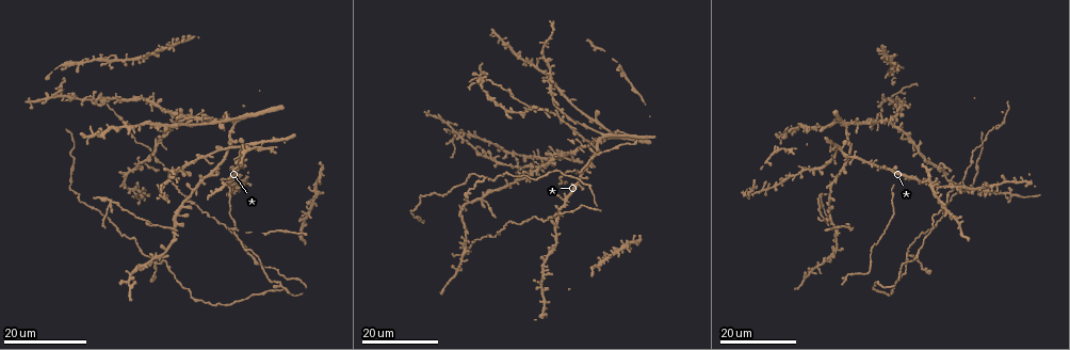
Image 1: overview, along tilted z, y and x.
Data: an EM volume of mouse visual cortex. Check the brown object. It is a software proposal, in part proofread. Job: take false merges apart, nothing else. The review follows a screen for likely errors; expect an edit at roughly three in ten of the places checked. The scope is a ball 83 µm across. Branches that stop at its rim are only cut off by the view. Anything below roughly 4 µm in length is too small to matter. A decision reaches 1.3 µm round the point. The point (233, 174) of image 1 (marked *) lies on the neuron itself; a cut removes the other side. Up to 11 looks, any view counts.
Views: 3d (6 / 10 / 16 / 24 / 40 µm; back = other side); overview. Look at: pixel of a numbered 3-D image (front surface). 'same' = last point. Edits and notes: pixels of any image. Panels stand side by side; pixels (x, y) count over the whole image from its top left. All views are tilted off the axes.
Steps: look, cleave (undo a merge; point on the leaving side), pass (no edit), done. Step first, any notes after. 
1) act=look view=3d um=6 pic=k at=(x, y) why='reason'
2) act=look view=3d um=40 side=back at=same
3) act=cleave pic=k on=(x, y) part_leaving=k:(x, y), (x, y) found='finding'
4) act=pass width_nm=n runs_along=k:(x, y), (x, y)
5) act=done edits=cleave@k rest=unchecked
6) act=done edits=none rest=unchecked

act=look view=3d um=16 pic=1 at=(555, 246) why='thin neck'

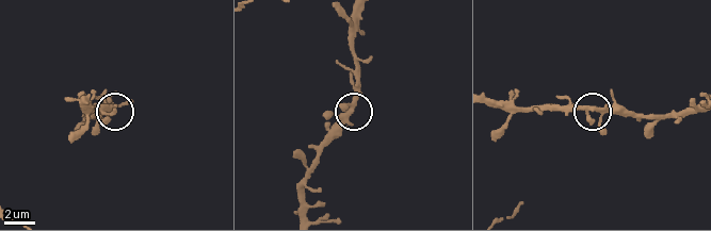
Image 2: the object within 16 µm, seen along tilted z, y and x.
act=look view=3d um=6 pic=2 at=(352, 103) why='closer look'

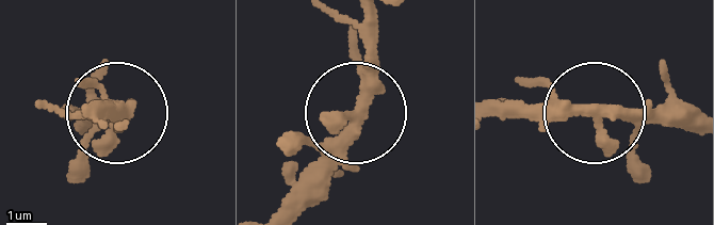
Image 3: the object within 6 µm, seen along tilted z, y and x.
act=pass runs_along=3:(497, 108), (687, 108) found='one neuron here'

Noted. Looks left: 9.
act=look view=3d um=16 pic=1 at=(830, 222)

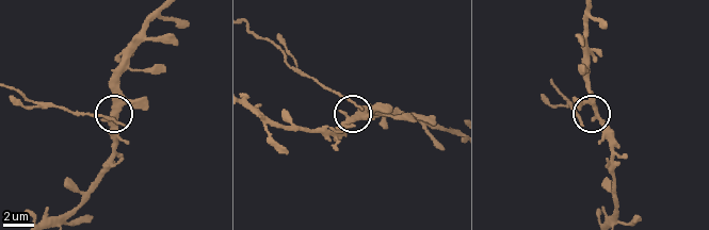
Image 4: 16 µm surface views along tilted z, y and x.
act=look view=3d um=6 pic=4 at=(348, 118)

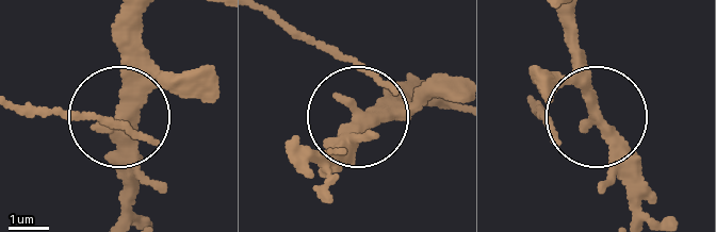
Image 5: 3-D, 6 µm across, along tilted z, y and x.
act=pass arms=4 found='continuous, no second neuron'

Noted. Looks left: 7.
act=look view=3d um=16 pic=1 at=(109, 201) why='four arms meet'

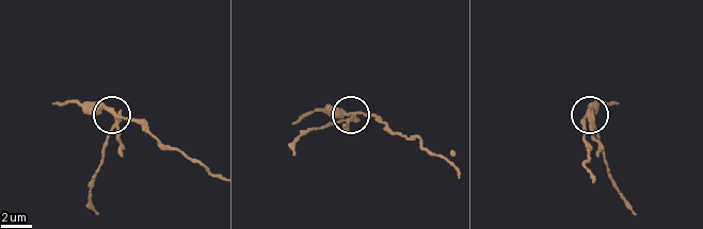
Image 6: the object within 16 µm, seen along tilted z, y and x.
act=look view=3d um=6 pic=6 at=(589, 119)

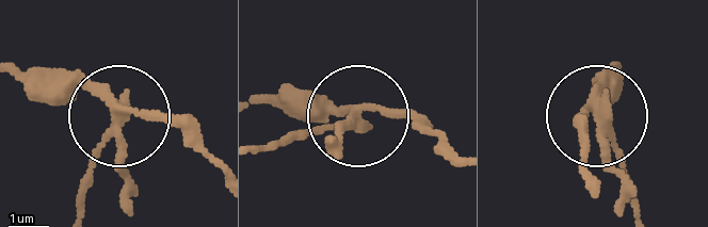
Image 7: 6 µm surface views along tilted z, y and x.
act=cleave pic=7 on=(93, 160) arms=4 found='two neurons meet here'

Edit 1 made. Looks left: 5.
act=look view=3d um=16 pic=1 at=(161, 260) why='three arms meet'

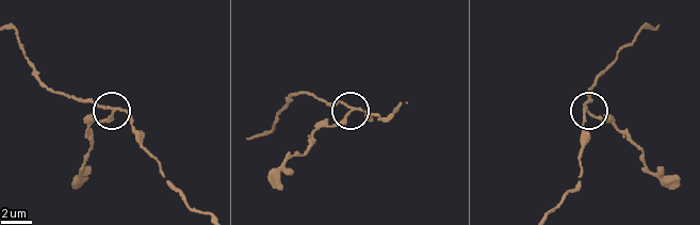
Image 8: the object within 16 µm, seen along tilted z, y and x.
act=look view=3d um=10 pic=8 at=(589, 111)

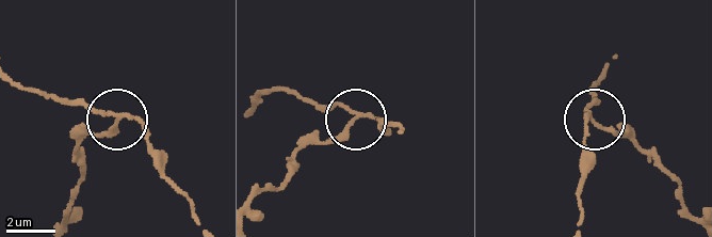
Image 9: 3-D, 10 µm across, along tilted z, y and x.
act=pass width_nm=150 runs_along=9:(404, 130), (362, 116), (289, 158) found='one neuron here'

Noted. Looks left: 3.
act=look view=3d um=16 pic=1 at=(482, 202) why='looks like a crossing'

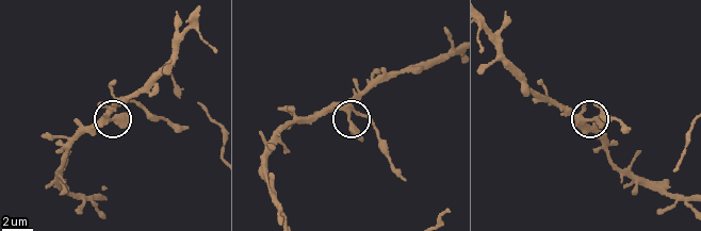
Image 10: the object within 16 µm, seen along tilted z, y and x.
act=look view=3d um=6 pic=10 at=(582, 118) why='closer look'

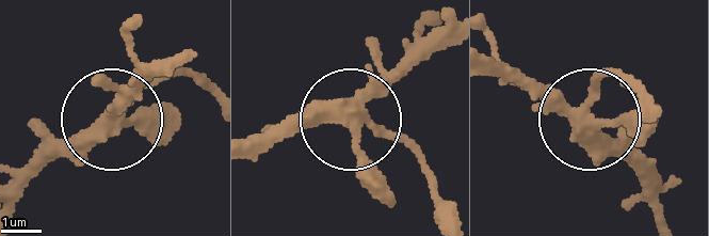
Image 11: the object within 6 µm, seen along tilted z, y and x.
act=cleave pic=11 on=(423, 167) width_nm=320 part_leaving=11:(379, 123), (419, 163), (440, 215) found='two neurons meet here'

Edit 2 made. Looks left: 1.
act=done edits=cleave@7,cleave@11 rest=unchecked

